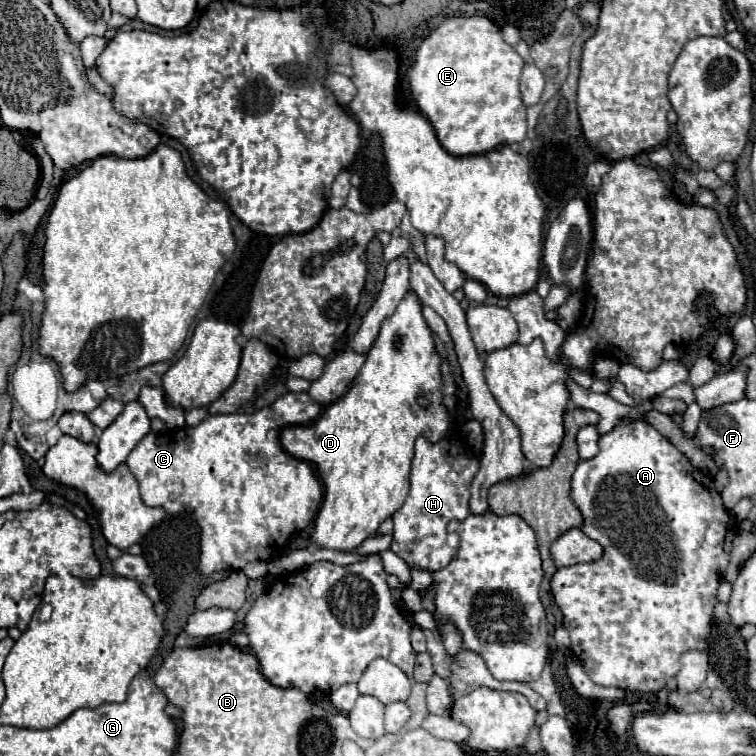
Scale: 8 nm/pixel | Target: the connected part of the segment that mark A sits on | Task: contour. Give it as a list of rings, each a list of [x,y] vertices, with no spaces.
[[[629,422],[623,426],[615,426],[611,432],[603,434],[599,438],[599,454],[591,460],[583,460],[577,464],[573,478],[571,478],[571,500],[583,514],[583,526],[581,530],[599,542],[603,546],[603,556],[589,564],[569,566],[555,572],[551,580],[551,590],[555,596],[555,602],[559,604],[563,612],[563,626],[567,628],[571,636],[571,650],[581,662],[585,674],[597,684],[597,686],[617,686],[633,692],[653,692],[657,694],[665,684],[679,672],[679,658],[687,650],[705,650],[707,638],[711,634],[711,622],[713,622],[713,608],[715,608],[715,596],[721,582],[721,574],[729,564],[731,546],[737,534],[735,524],[731,522],[731,516],[727,508],[723,506],[721,494],[717,492],[713,484],[713,476],[703,474],[703,470],[695,470],[691,466],[689,458],[679,452],[663,434],[659,434],[651,424],[647,422]]]

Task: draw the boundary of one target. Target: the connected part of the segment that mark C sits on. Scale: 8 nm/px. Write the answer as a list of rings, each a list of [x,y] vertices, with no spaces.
[[[287,392],[287,394],[279,396],[271,406],[265,406],[255,414],[223,414],[223,416],[211,416],[209,414],[195,428],[185,426],[185,428],[181,428],[177,432],[161,432],[161,434],[151,432],[133,448],[133,452],[127,458],[127,466],[135,474],[135,478],[139,482],[139,492],[141,492],[141,486],[143,486],[143,496],[141,498],[143,498],[143,502],[147,506],[159,506],[159,508],[163,508],[165,512],[169,512],[173,516],[175,514],[191,514],[193,520],[199,524],[199,528],[201,528],[199,570],[203,574],[211,574],[215,570],[241,570],[247,562],[271,560],[271,558],[279,556],[283,552],[283,546],[289,540],[289,536],[303,530],[319,510],[319,504],[321,504],[321,498],[323,498],[323,486],[319,486],[319,478],[315,478],[315,470],[311,470],[311,466],[307,466],[307,462],[299,462],[299,458],[291,458],[291,454],[283,452],[283,446],[279,446],[279,434],[283,432],[285,426],[309,424],[319,416],[319,412],[321,412],[321,406],[307,392],[299,392],[299,394]]]

